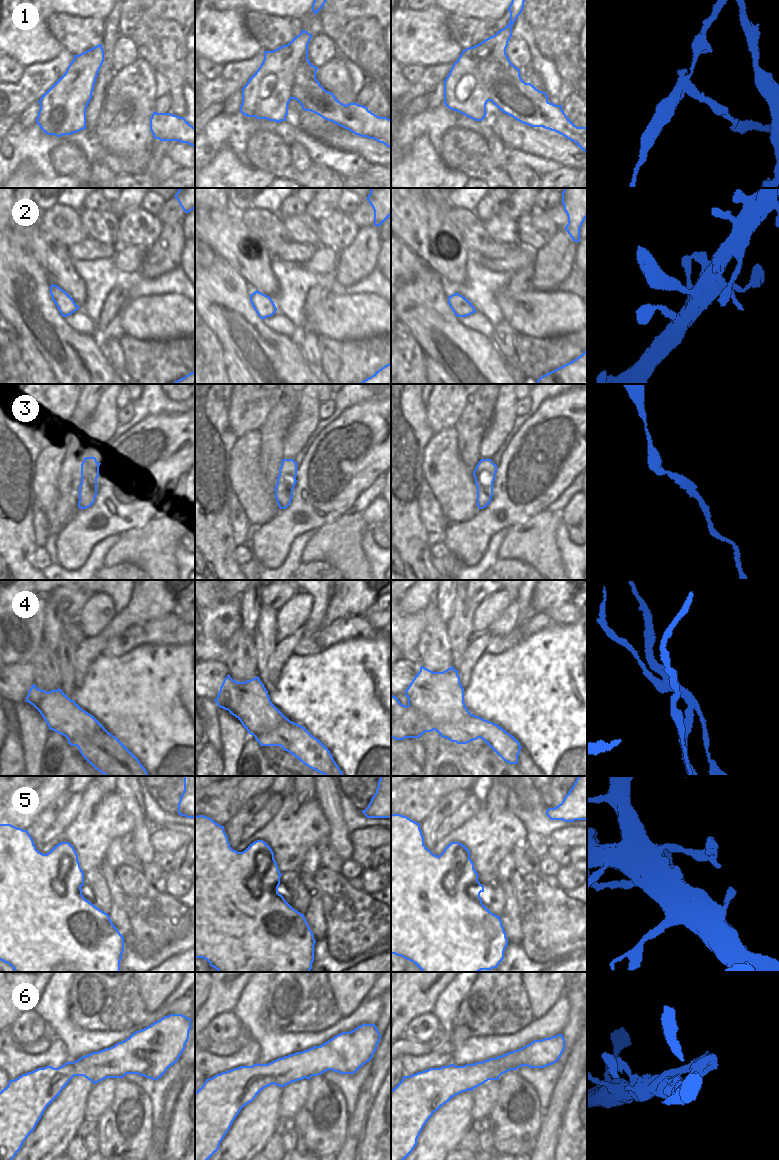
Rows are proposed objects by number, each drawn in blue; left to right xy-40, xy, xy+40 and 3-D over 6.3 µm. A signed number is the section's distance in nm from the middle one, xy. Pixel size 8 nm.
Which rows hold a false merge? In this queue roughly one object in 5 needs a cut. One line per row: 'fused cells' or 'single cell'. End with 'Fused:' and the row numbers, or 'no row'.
1: fused cells
2: single cell
3: single cell
4: fused cells
5: single cell
6: single cell
Fused: 1, 4

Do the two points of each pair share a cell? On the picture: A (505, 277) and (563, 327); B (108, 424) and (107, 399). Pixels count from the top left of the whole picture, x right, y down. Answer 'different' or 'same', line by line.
A: different
B: same

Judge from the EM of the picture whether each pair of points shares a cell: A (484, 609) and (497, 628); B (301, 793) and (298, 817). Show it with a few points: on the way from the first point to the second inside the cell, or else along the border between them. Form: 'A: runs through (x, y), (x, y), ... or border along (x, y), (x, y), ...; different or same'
A: border along (509, 605), (487, 631); different
B: border along (293, 786), (293, 794), (301, 803), (315, 798); different

